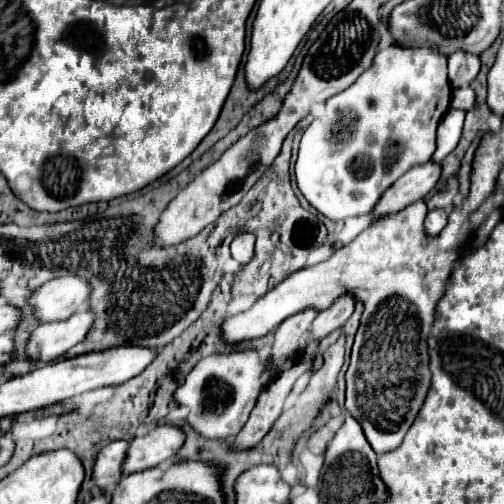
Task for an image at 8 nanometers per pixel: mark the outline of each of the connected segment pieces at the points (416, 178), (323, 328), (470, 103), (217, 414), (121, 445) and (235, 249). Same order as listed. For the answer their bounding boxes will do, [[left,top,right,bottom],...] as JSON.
[[375,161,441,217],[307,293,355,339],[451,87,477,111],[175,351,269,437],[93,441,129,489],[231,231,255,265]]

